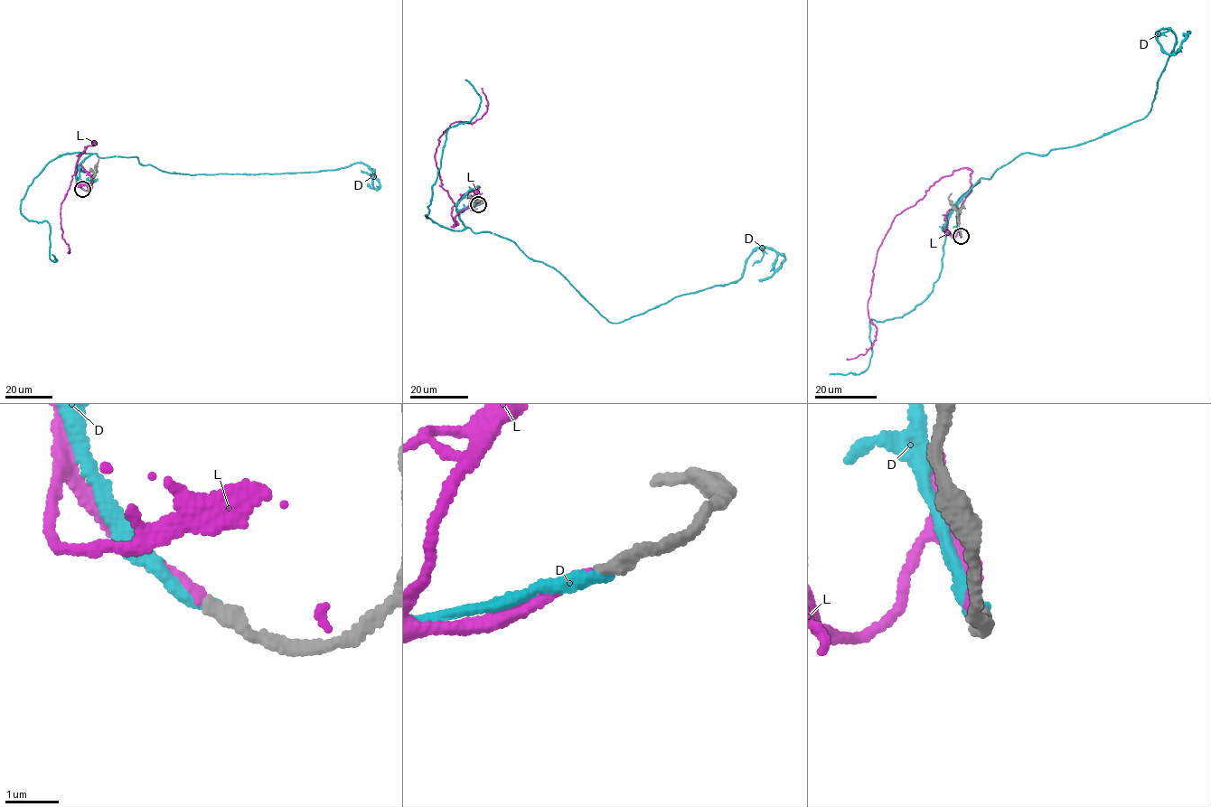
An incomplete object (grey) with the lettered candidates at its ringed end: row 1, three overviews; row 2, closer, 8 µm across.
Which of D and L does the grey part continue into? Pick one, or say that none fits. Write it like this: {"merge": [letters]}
{"merge": ["L"]}

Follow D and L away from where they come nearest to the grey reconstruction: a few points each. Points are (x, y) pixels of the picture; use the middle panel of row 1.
D: (479, 204), (456, 211), (464, 226), (514, 241), (614, 323), (736, 283), (764, 247), (783, 254), (759, 281)
L: (477, 204), (458, 212), (453, 226), (455, 205), (435, 154), (450, 125), (472, 124), (487, 109), (482, 89)

